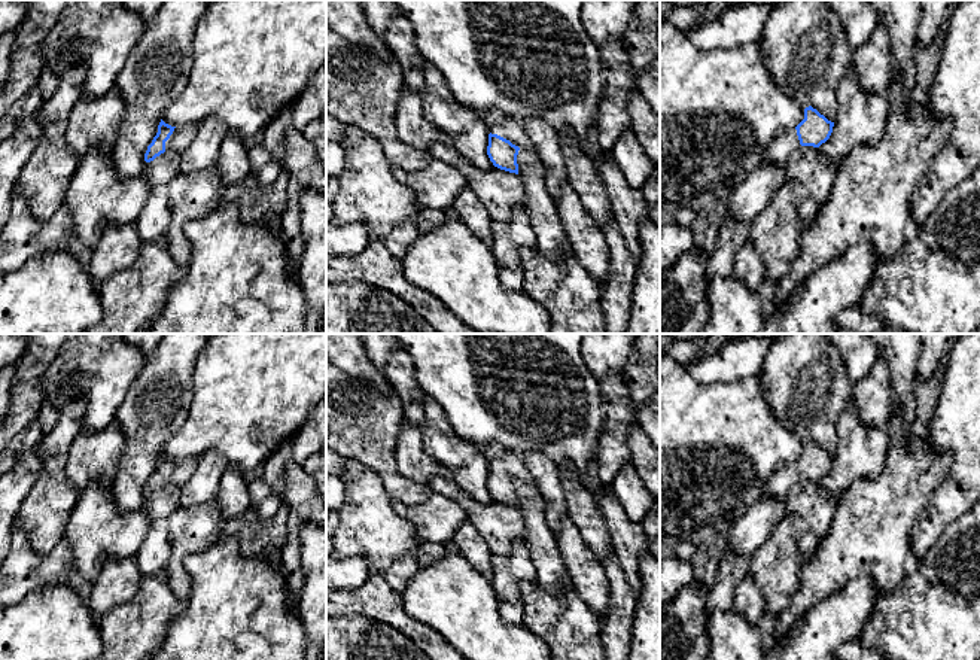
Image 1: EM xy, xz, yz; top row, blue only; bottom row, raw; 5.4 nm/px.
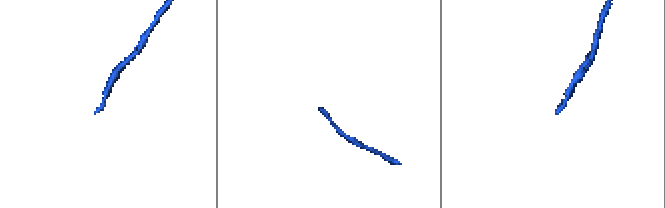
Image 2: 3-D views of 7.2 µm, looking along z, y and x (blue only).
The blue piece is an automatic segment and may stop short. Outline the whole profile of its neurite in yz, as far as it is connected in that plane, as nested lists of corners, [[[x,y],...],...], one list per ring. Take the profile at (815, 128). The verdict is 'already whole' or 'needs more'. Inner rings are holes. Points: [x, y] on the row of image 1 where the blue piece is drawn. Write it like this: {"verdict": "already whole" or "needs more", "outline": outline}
{"verdict": "needs more", "outline": [[[812,106],[804,109],[804,119],[797,127],[779,133],[767,147],[761,164],[786,164],[801,146],[819,147],[833,133],[828,121]]]}

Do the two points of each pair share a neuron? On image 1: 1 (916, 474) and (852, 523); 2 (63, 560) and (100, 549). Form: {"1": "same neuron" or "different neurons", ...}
{"1": "same neuron", "2": "different neurons"}

